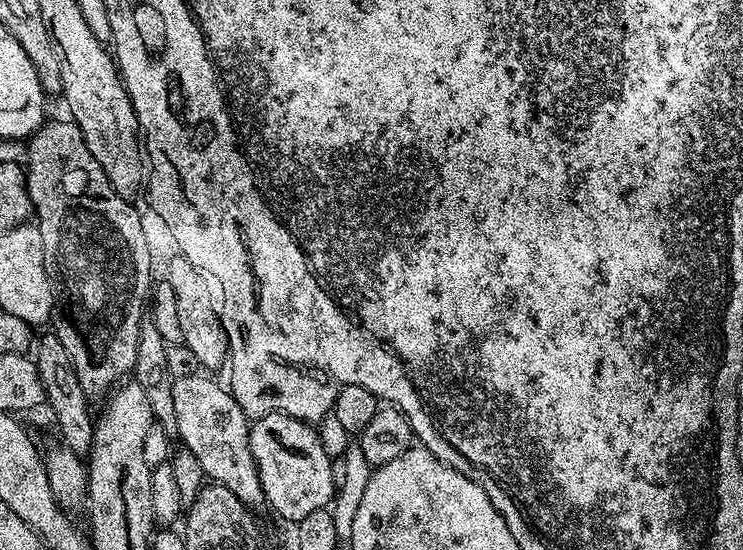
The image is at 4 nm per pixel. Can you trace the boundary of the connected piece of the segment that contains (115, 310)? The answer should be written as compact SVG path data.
M71 118L63 119L49 119L27 141L26 183L34 220L42 234L44 269L54 293L54 334L62 342L85 396L104 398L131 373L136 361L140 321L154 287L152 248L136 213L137 205L123 200L110 186L110 178L94 162L80 127Z

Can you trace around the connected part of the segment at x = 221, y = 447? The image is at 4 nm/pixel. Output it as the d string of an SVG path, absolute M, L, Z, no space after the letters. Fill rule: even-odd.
M197 374L172 381L174 415L178 418L180 431L179 443L194 452L209 481L226 486L244 504L263 505L264 491L248 437L250 417L243 412L223 383L215 384L208 376L211 375Z

